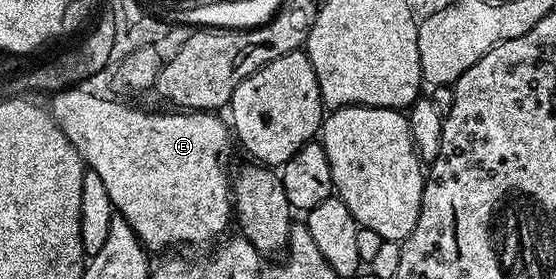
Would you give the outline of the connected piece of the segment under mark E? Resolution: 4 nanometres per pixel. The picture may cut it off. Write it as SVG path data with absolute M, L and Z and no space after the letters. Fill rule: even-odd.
M73 88L70 90L59 90L57 94L51 95L52 110L50 106L50 117L58 124L58 128L70 140L70 144L78 152L78 156L84 161L85 167L98 172L99 178L106 184L106 192L110 192L115 213L126 219L130 228L144 243L149 251L164 250L175 242L208 242L211 238L219 239L224 229L234 218L234 199L230 185L230 173L228 174L228 161L232 158L232 146L234 147L234 134L229 123L220 119L221 115L216 112L205 112L193 110L191 112L172 112L176 114L155 114L152 110L139 110L136 106L127 106L124 102L115 102L112 98L99 98L96 94L84 90L88 88Z

